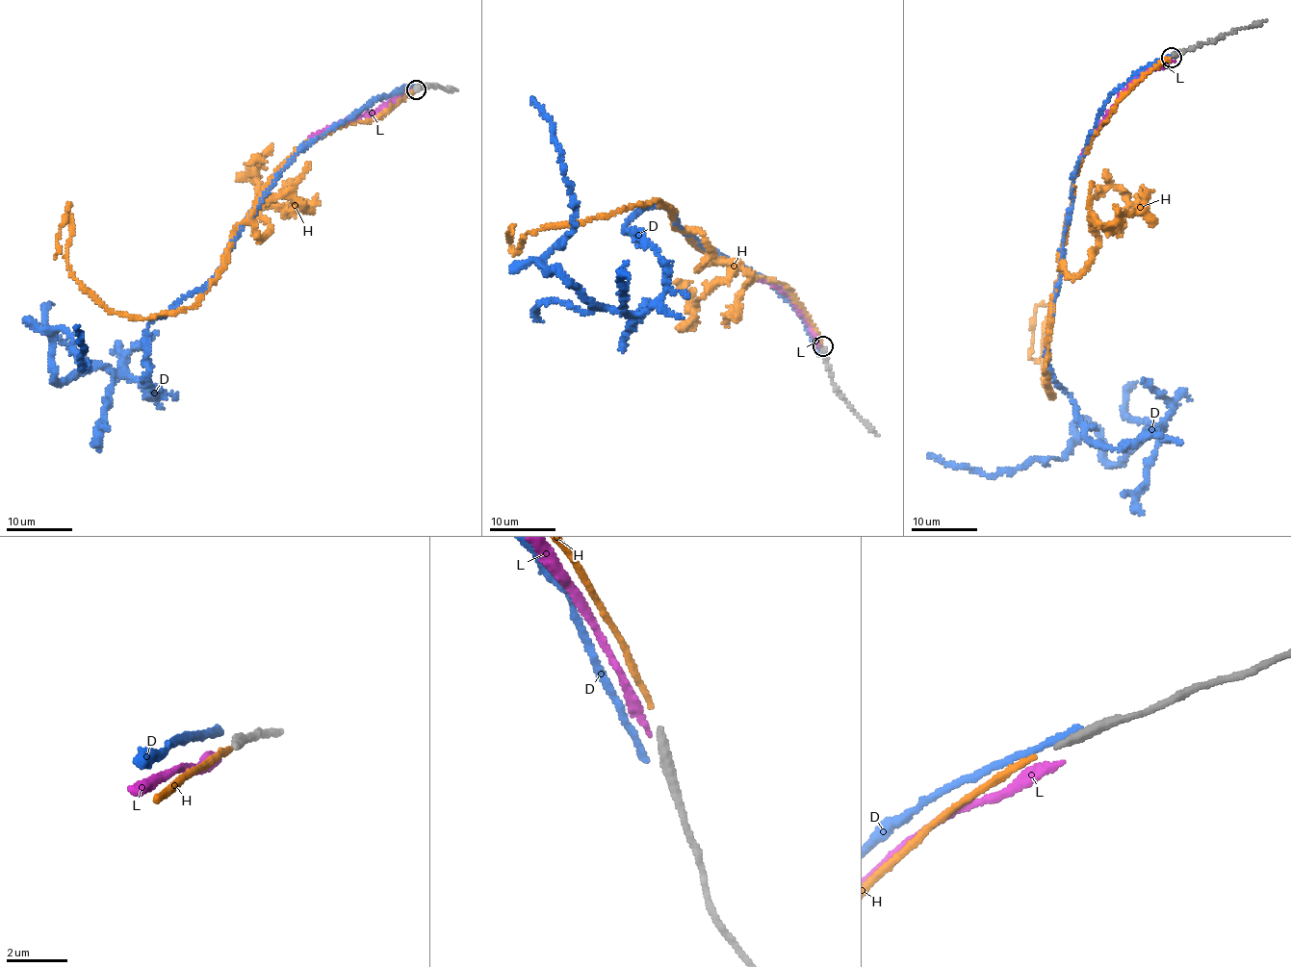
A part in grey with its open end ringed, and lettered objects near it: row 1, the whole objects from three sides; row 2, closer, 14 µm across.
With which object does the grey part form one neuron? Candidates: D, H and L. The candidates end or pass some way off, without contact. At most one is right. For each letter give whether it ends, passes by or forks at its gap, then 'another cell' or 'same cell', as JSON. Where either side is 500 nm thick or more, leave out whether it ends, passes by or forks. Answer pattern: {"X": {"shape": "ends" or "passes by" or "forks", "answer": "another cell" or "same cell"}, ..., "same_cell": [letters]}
{"D": {"shape": "ends", "answer": "another cell"}, "H": {"shape": "ends", "answer": "same cell"}, "L": {"shape": "ends", "answer": "another cell"}, "same_cell": ["H"]}

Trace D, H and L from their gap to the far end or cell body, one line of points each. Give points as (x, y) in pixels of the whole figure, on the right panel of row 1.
D: (1171, 56), (1078, 161), (1045, 352), (1084, 435), (1162, 425), (1113, 464), (1081, 420), (993, 475), (928, 455)
H: (1168, 58), (1080, 157), (1045, 368), (1050, 395), (1049, 310), (1040, 303), (1037, 362)
L: (1173, 60), (1151, 69), (1117, 99), (1081, 158)

